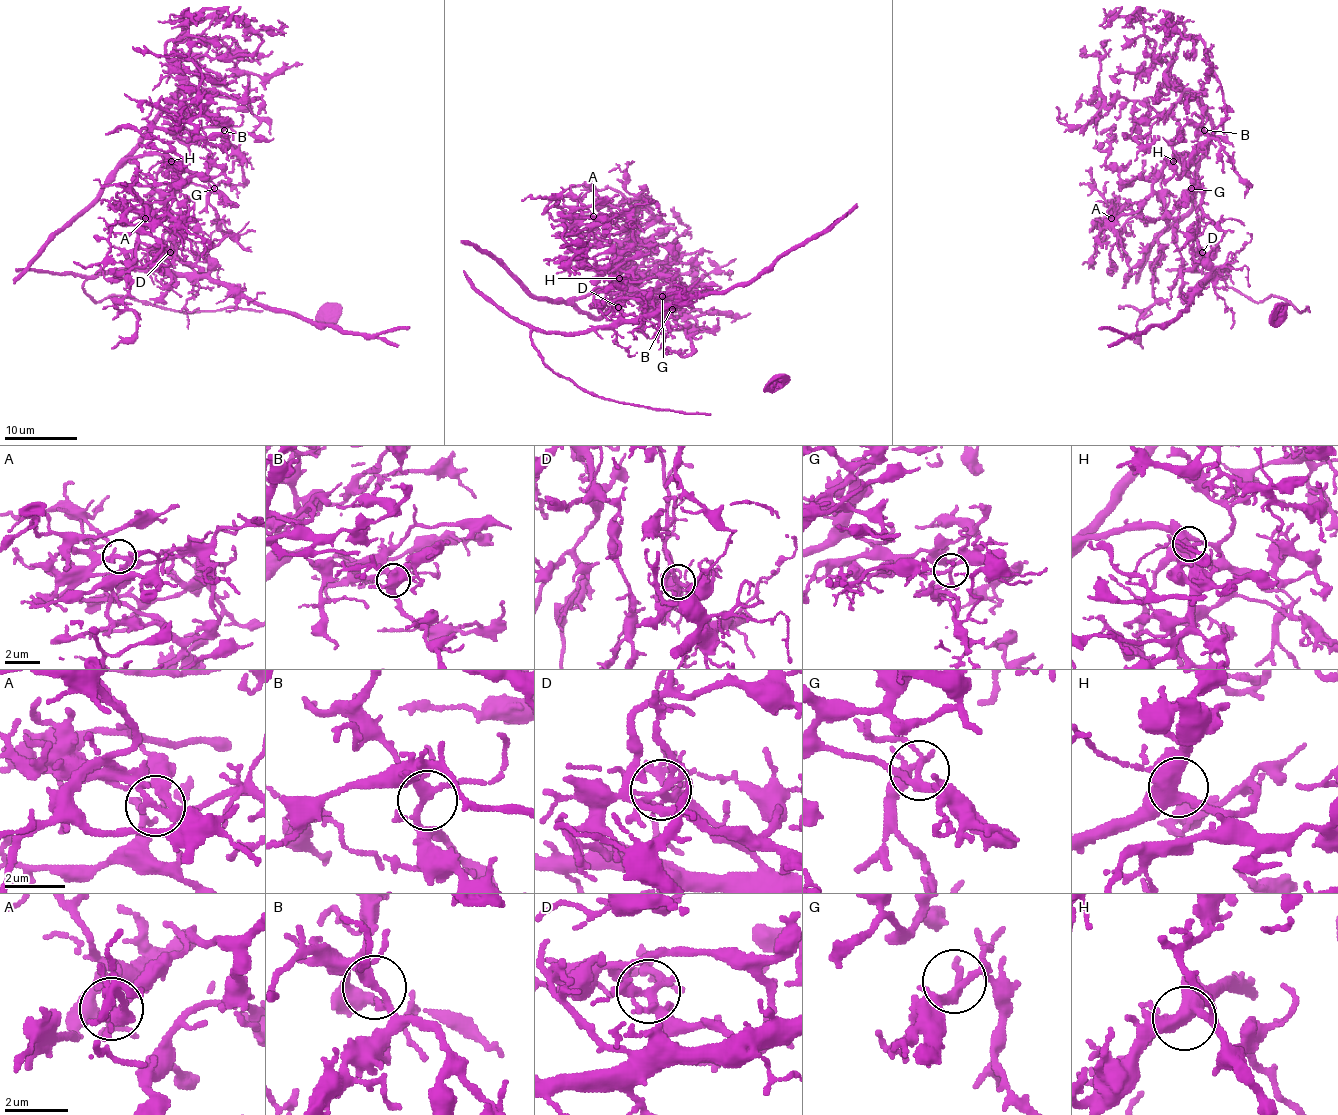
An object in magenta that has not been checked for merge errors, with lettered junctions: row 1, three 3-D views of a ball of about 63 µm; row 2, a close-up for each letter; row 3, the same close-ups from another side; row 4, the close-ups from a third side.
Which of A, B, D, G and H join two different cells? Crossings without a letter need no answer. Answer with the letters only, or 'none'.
D

